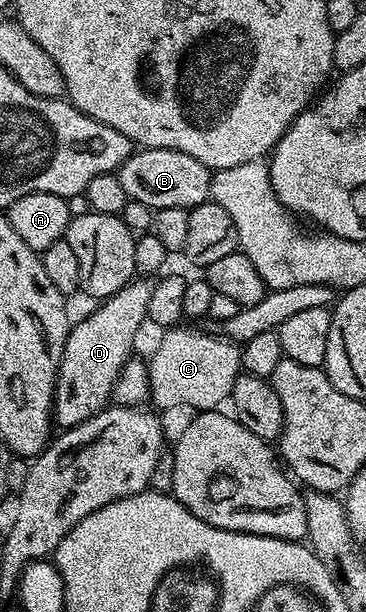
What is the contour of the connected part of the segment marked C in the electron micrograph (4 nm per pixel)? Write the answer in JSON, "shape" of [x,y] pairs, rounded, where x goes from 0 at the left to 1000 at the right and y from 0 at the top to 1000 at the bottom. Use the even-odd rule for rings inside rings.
{"shape":[[[500,534],[456,536],[404,590],[407,650],[437,668],[525,665],[538,673],[577,673],[617,658],[642,632],[628,623],[628,570],[642,559],[617,552]]]}

